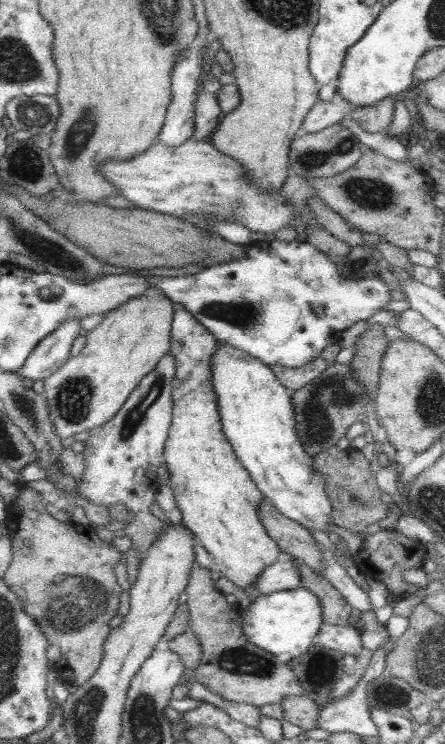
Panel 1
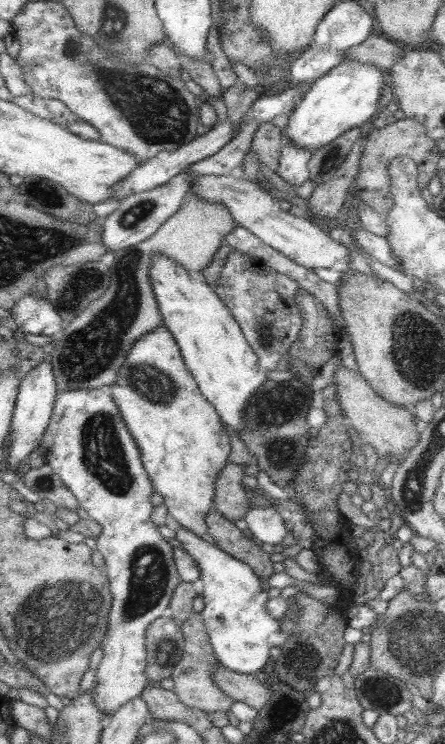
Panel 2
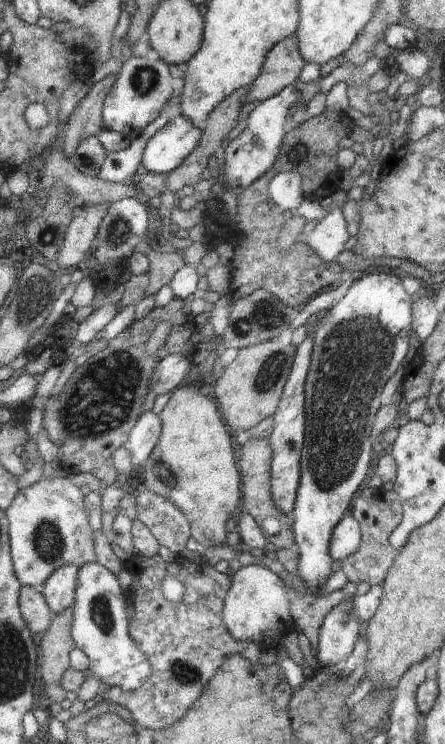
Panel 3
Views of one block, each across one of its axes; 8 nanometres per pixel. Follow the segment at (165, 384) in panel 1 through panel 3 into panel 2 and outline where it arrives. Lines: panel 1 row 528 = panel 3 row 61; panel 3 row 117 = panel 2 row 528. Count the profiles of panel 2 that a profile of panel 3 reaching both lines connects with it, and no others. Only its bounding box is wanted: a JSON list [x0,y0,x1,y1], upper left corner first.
[40,386,182,716]

